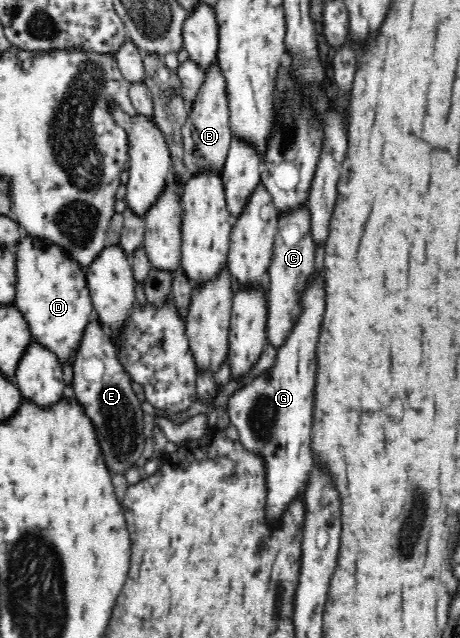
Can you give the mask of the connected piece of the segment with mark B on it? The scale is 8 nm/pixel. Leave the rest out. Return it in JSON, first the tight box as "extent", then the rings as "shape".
{"extent":[182,61,232,175],"shape":[[[218,61],[205,72],[205,79],[190,108],[186,123],[182,126],[184,167],[191,175],[200,171],[222,171],[232,144],[232,132],[228,122],[228,93],[226,79]]]}

